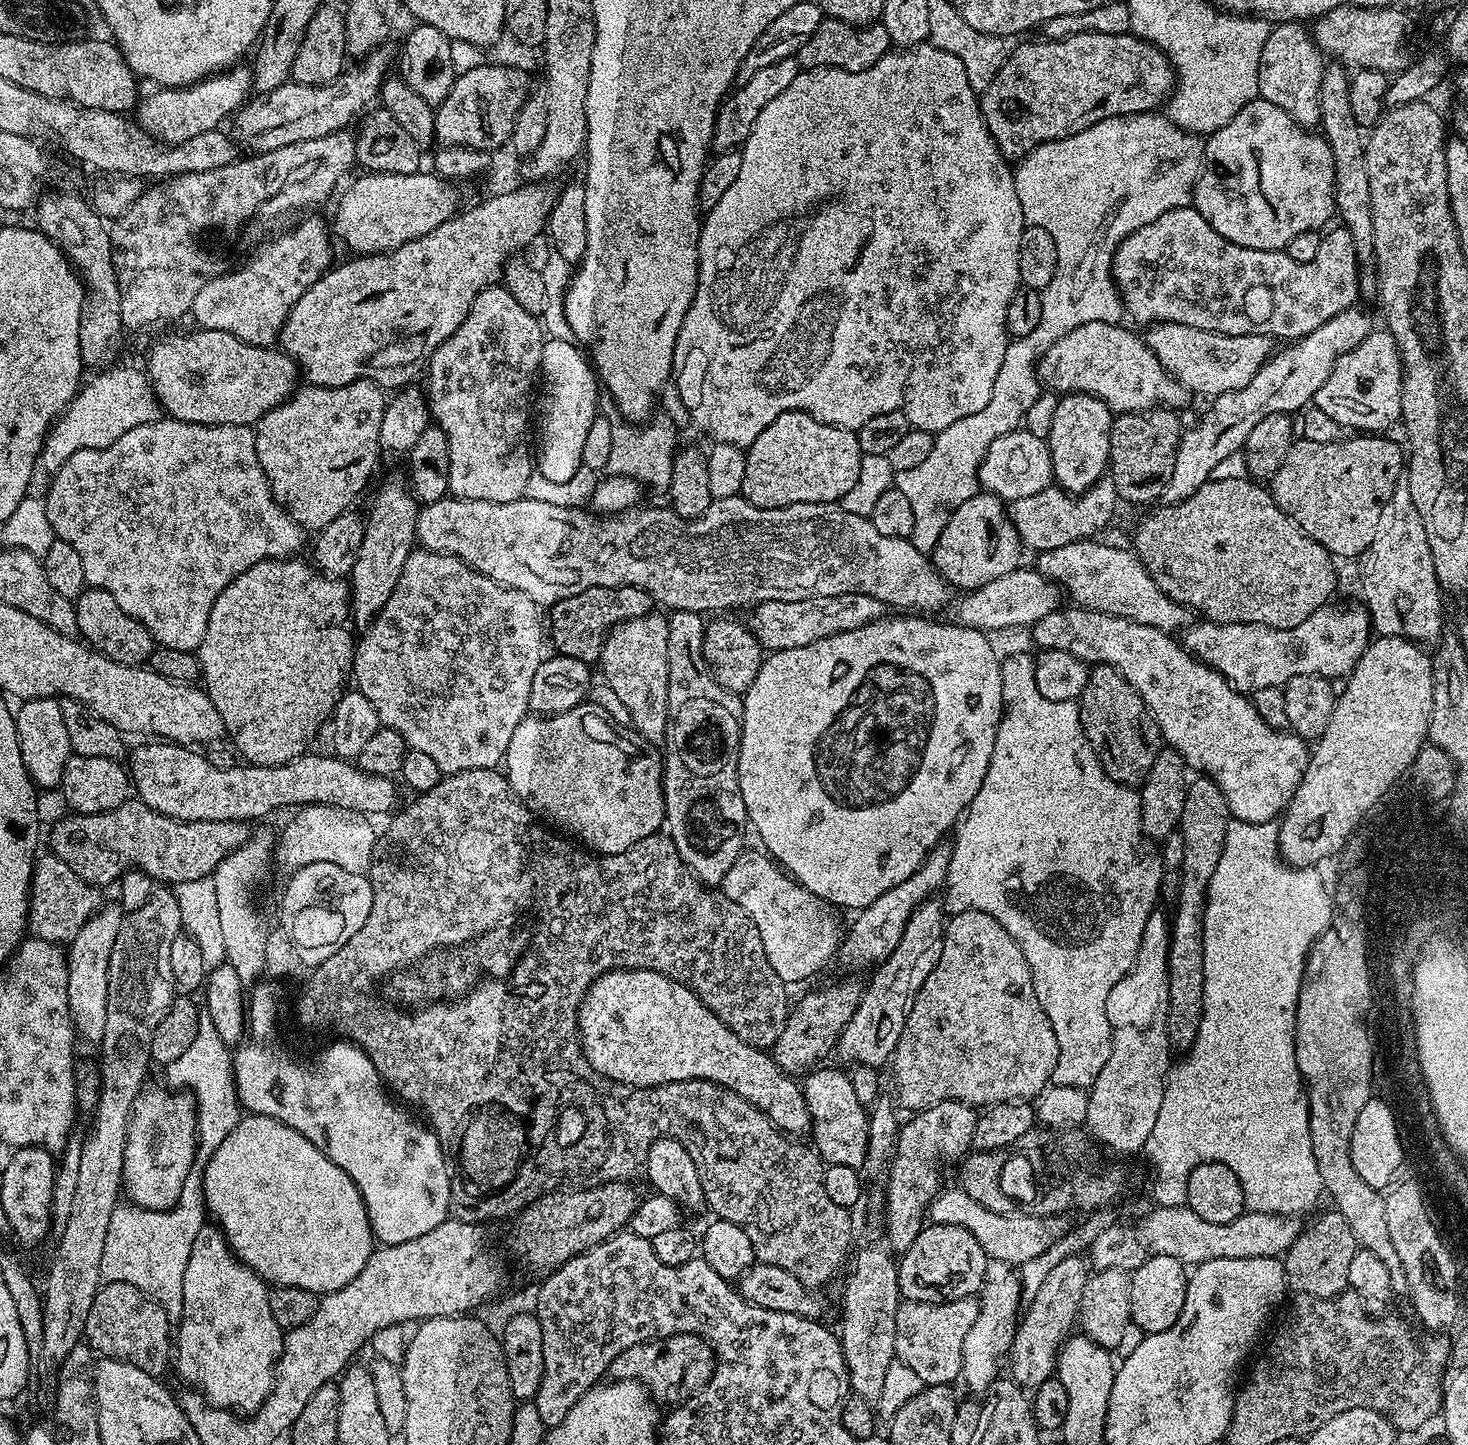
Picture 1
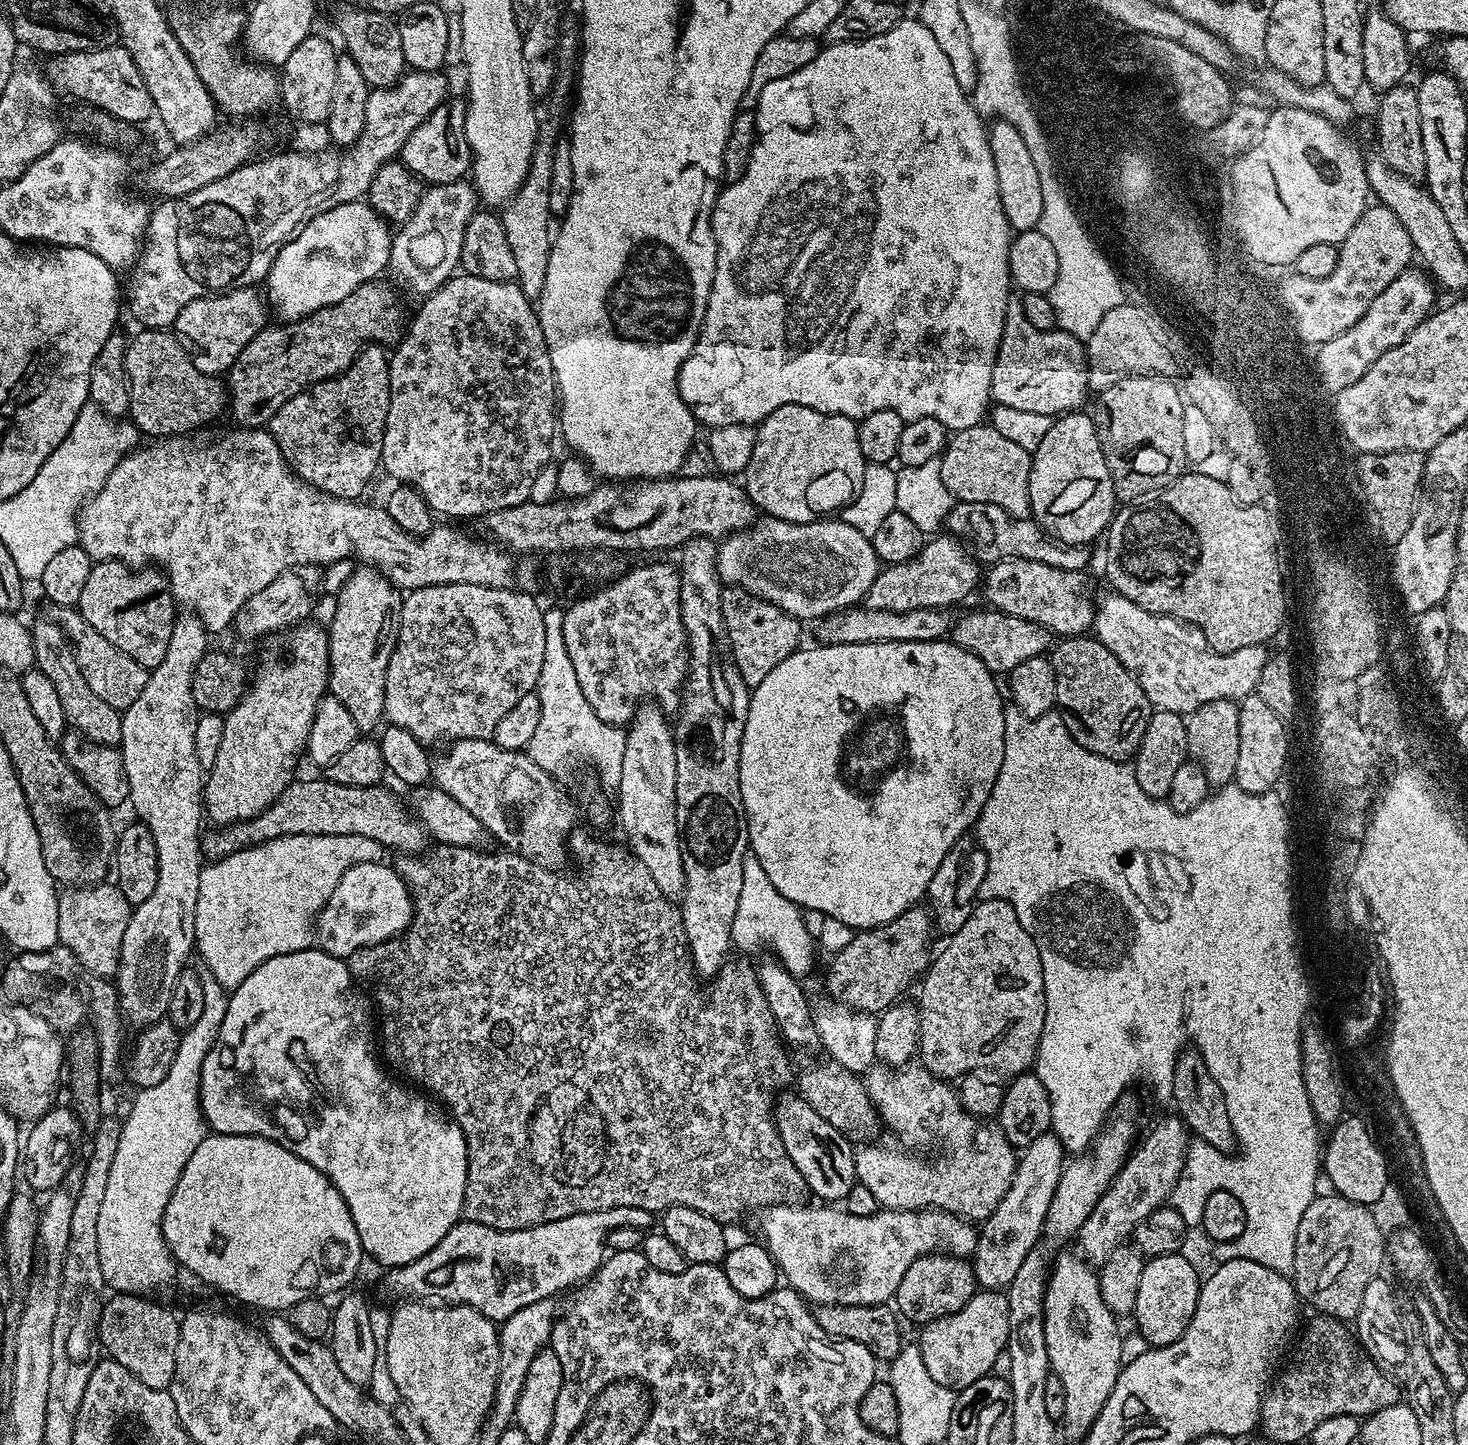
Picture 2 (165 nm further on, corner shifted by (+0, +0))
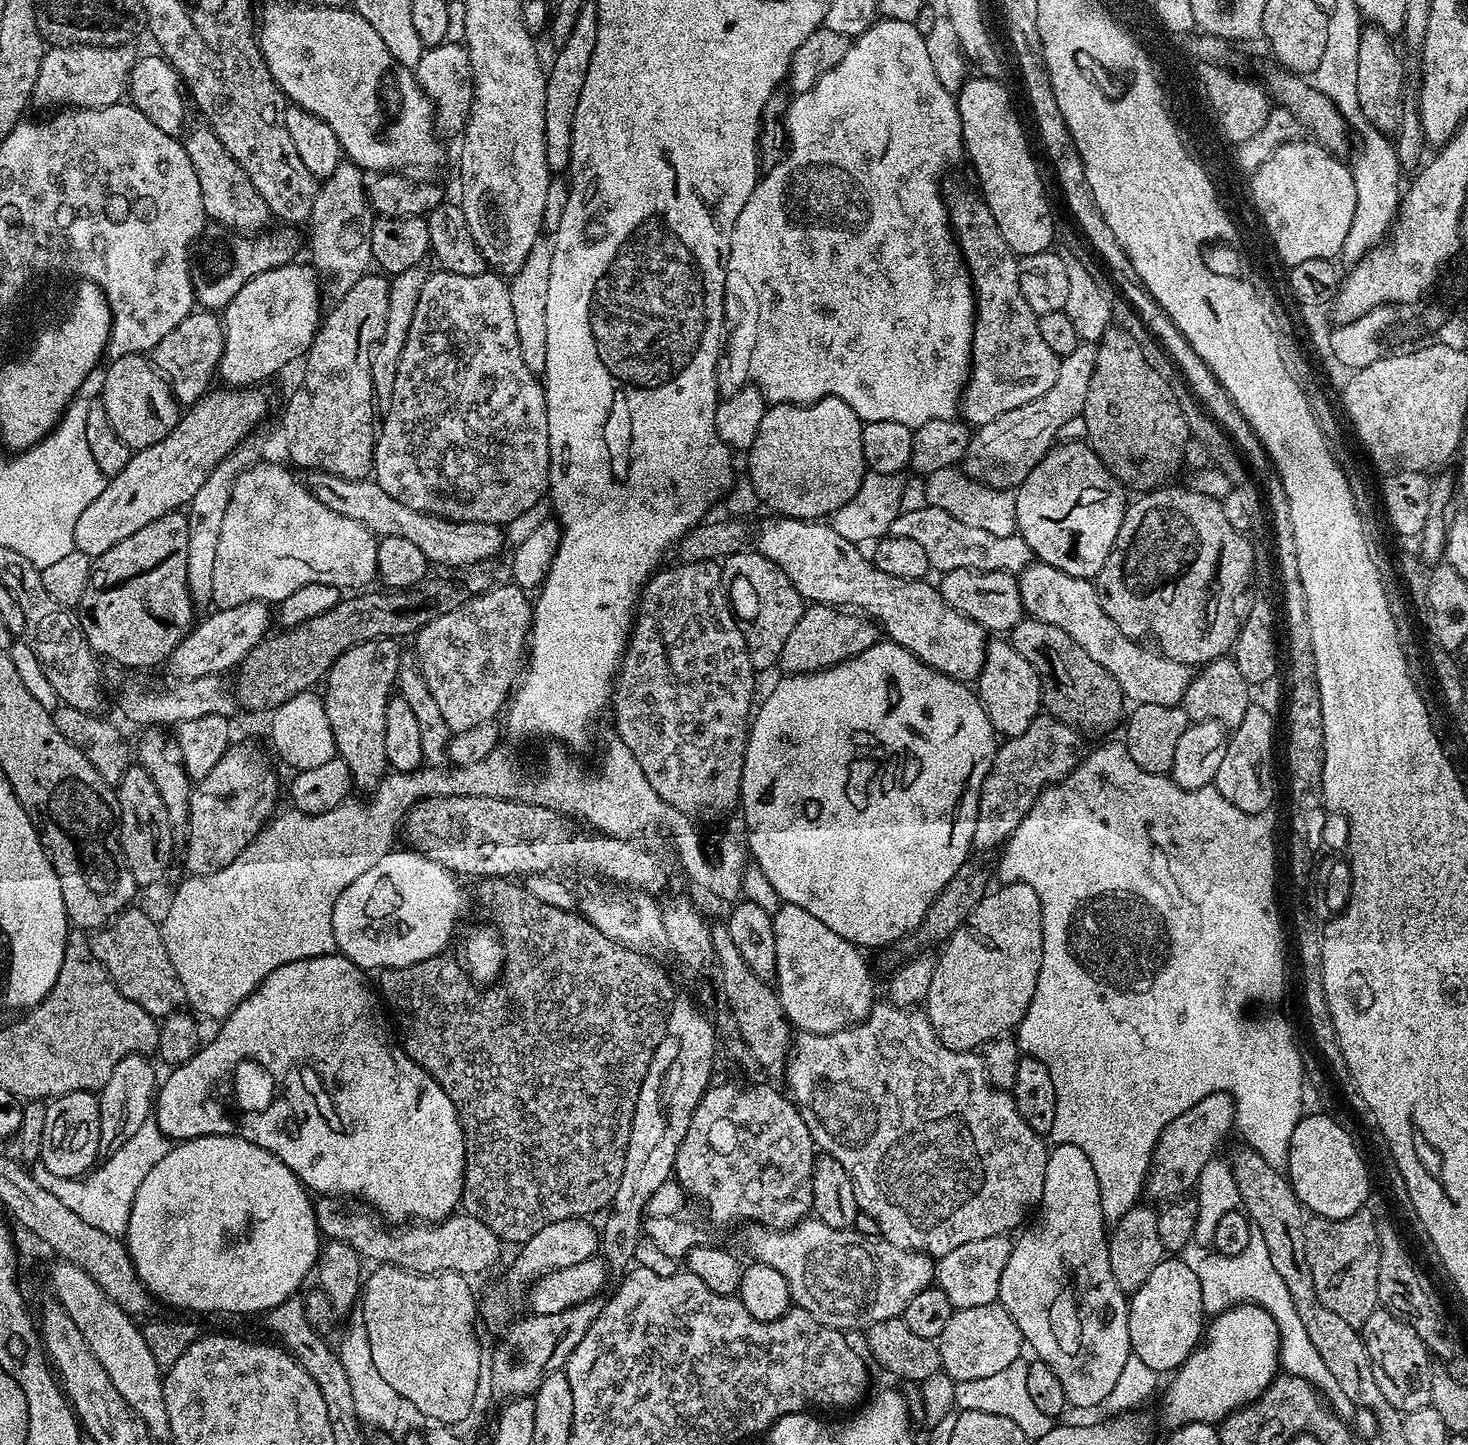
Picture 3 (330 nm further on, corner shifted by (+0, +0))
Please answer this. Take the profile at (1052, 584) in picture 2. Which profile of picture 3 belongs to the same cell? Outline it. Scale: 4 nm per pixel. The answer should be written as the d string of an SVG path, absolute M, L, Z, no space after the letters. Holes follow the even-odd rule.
M959 568L953 572L943 573L941 580L944 581L939 581L938 591L942 599L951 608L958 610L958 614L978 622L978 626L982 626L985 633L1011 633L1012 629L1025 619L1026 613L1020 593L1020 581L1013 573L973 572L969 568Z

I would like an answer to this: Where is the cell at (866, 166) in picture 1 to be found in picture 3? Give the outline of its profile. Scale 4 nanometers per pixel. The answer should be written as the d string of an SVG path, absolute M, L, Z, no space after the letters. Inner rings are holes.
M877 19L870 30L855 37L849 43L846 56L810 90L795 93L788 102L788 152L778 162L778 166L767 169L756 181L750 198L746 198L746 206L742 206L742 214L738 214L738 222L734 222L734 238L730 238L730 254L728 255L728 273L726 274L726 286L724 287L724 318L730 325L726 332L726 347L721 355L720 364L716 368L716 387L721 393L736 392L745 387L751 381L764 395L765 401L772 404L813 404L815 400L821 400L827 396L842 398L858 414L858 418L864 424L870 422L902 422L907 428L915 430L934 418L953 418L961 411L964 388L968 385L968 371L972 368L972 339L974 338L974 326L976 325L976 291L972 288L972 276L968 272L968 266L960 254L960 246L954 235L954 229L948 218L948 206L942 195L942 179L944 168L956 164L965 159L964 138L962 132L962 118L958 114L956 97L942 82L938 80L938 74L934 74L934 66L930 63L930 53L926 50L924 36L915 29L910 22L898 22L897 20Z

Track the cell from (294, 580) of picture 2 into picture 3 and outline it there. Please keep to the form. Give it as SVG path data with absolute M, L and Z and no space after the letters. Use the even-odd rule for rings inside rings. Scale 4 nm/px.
M263 602L243 604L234 608L221 608L213 613L213 616L206 617L201 624L199 621L189 631L184 641L174 649L167 661L166 668L177 676L177 681L185 682L231 673L244 661L246 654L250 654L250 650L258 647L269 635L270 608Z

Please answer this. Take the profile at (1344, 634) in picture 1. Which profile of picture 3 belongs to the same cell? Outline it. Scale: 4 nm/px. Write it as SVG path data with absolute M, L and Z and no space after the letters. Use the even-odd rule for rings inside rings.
M1034 562L1025 572L1019 573L1020 593L1025 613L1033 620L1041 620L1050 626L1058 626L1076 645L1102 670L1106 670L1118 682L1124 692L1125 701L1137 704L1153 704L1154 706L1179 705L1184 699L1193 673L1189 665L1178 664L1161 656L1159 651L1151 647L1143 648L1143 643L1122 634L1114 622L1102 610L1100 594L1095 583L1089 580L1078 580L1049 564Z

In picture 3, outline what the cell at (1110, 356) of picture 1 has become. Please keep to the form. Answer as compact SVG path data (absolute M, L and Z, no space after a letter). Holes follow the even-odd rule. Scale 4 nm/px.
M952 180L943 185L943 195L948 206L948 218L954 229L954 235L960 246L960 254L968 266L972 276L972 288L976 291L976 325L972 339L972 368L968 371L968 385L962 397L962 416L969 425L979 426L986 422L994 422L998 414L1006 410L1014 410L1014 406L1022 406L1038 394L1046 394L1050 386L1054 386L1054 378L1058 378L1061 357L1046 346L1042 334L1038 330L1038 317L1030 306L1026 306L1026 298L1022 298L1022 290L1018 286L1019 259L1010 250L1006 238L1002 238L1002 230L998 230L998 222L994 222L994 214L990 214L987 204L975 191L964 192L958 181Z

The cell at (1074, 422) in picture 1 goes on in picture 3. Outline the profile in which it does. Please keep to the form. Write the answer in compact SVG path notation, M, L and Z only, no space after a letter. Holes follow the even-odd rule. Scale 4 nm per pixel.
M1060 442L1015 489L1016 527L1033 557L1078 580L1099 577L1124 521L1125 489L1087 442Z

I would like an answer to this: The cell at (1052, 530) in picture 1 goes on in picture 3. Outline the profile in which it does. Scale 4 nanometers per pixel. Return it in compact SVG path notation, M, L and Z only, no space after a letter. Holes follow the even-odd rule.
M931 506L922 510L910 510L901 512L891 526L891 535L897 539L909 539L922 546L926 550L926 558L937 573L953 572L959 568L969 568L973 572L1010 572L1019 574L1034 563L1034 557L1030 546L1019 534L998 538L994 534L986 534L986 530L974 530L972 526L966 526L958 522L944 510L938 510Z

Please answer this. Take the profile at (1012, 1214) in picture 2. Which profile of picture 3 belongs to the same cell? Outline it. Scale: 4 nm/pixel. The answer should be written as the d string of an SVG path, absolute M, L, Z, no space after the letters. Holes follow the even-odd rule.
M995 1236L950 1250L950 1254L939 1257L935 1263L935 1287L941 1288L946 1298L950 1298L953 1309L997 1303L1000 1298L1002 1270L1006 1270L1012 1246L1013 1241L1008 1236Z

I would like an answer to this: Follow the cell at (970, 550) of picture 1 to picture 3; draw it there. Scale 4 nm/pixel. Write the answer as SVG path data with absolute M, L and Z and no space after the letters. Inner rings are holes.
M812 604L805 607L802 618L798 618L798 626L794 626L793 633L786 640L778 668L784 674L821 672L870 650L870 646L877 642L877 625L863 615L853 614L848 610L837 610L824 604Z

